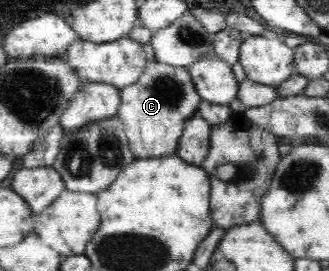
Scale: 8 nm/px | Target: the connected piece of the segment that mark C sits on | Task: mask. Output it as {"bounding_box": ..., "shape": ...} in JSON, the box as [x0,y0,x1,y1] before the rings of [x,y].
{"bounding_box":[117,60,202,159],"shape":[[[157,60],[145,65],[145,70],[137,82],[121,89],[121,100],[117,116],[125,125],[131,152],[137,159],[175,155],[185,124],[197,115],[202,102],[189,69]]]}

